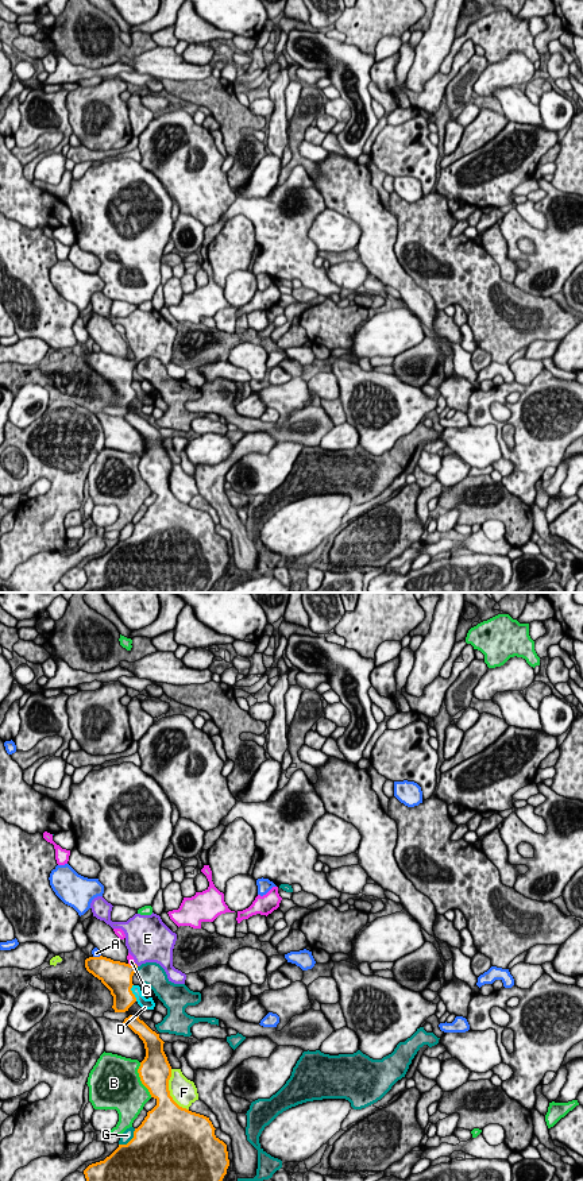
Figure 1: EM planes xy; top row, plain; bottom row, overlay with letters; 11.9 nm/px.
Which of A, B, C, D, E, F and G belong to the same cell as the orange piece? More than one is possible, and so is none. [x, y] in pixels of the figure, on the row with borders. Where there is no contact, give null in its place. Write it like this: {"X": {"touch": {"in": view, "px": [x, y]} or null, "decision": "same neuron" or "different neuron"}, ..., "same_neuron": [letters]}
{"A": {"touch": {"in": "xy", "px": [96, 957]}, "decision": "different neuron"}, "B": {"touch": {"in": "xy", "px": [141, 1080]}, "decision": "different neuron"}, "C": {"touch": {"in": "xy", "px": [131, 965]}, "decision": "different neuron"}, "D": {"touch": {"in": "xy", "px": [131, 992]}, "decision": "different neuron"}, "E": {"touch": null, "decision": "same neuron"}, "F": {"touch": {"in": "xy", "px": [169, 1092]}, "decision": "different neuron"}, "G": {"touch": {"in": "xy", "px": [131, 1139]}, "decision": "different neuron"}, "same_neuron": ["E"]}

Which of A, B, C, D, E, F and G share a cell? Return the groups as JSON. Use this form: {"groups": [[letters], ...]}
{"groups": [["A"], ["B"], ["C"], ["D"], ["E"], ["F"], ["G"]]}

